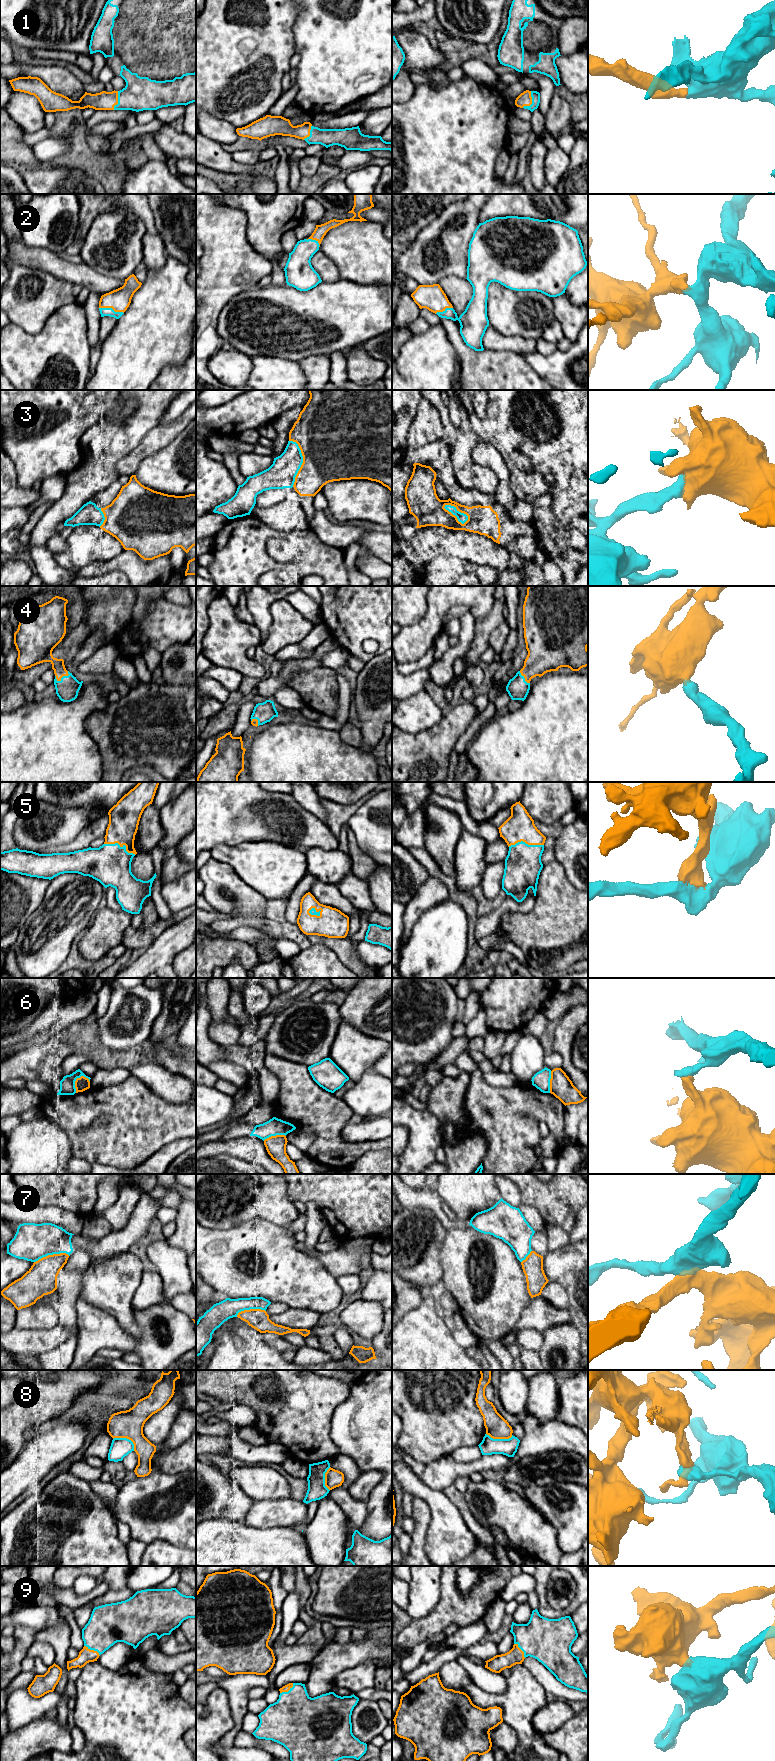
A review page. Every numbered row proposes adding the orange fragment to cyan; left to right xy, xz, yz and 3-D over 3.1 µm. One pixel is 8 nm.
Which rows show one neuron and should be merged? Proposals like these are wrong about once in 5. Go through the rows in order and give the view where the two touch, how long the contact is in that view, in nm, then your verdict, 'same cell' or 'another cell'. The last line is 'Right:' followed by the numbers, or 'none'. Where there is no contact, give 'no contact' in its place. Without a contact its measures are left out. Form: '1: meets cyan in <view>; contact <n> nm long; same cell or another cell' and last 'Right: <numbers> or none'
1: meets cyan in yz; contact 150 nm long; same cell
2: meets cyan in xy; contact 200 nm long; same cell
3: meets cyan in yz; contact 240 nm long; same cell
4: meets cyan in xy; contact 130 nm long; same cell
5: meets cyan in xy; contact 280 nm long; same cell
6: meets cyan in xy; contact 160 nm long; another cell
7: meets cyan in xy; contact 300 nm long; another cell
8: meets cyan in xy; contact 200 nm long; another cell
9: meets cyan in xy; contact 150 nm long; same cell
Right: 1, 2, 3, 4, 5, 9

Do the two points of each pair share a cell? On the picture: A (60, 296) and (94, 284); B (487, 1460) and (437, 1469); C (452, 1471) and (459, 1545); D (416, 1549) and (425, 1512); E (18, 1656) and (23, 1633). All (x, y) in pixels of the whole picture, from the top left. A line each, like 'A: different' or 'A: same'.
A: different
B: same
C: different
D: same
E: same

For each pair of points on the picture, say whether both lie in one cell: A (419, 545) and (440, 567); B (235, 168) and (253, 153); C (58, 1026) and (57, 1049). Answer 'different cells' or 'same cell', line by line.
A: different cells
B: different cells
C: different cells

